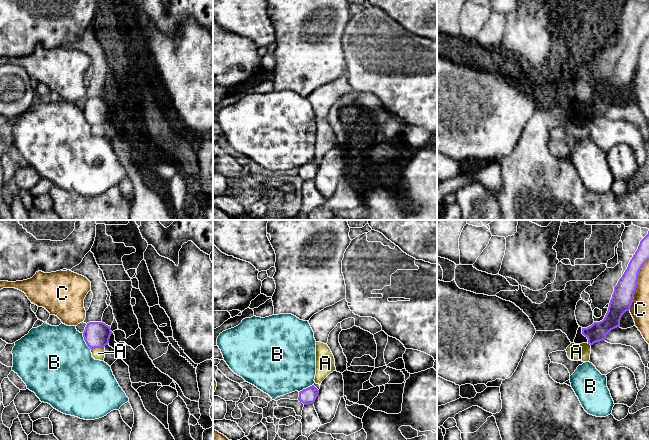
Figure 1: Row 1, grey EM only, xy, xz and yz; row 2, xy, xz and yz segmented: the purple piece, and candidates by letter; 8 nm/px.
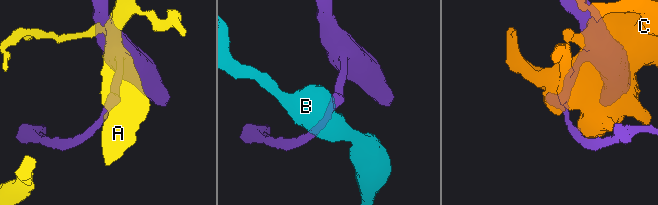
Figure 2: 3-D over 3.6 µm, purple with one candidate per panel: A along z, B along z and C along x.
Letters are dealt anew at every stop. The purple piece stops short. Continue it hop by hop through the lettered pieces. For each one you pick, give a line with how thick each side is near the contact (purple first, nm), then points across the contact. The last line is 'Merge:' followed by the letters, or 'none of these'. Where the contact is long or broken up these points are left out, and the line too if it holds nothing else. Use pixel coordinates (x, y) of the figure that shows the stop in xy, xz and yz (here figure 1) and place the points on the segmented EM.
Merge: none of these

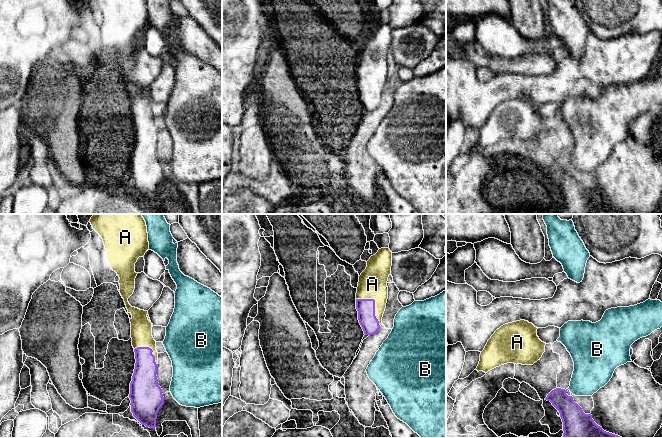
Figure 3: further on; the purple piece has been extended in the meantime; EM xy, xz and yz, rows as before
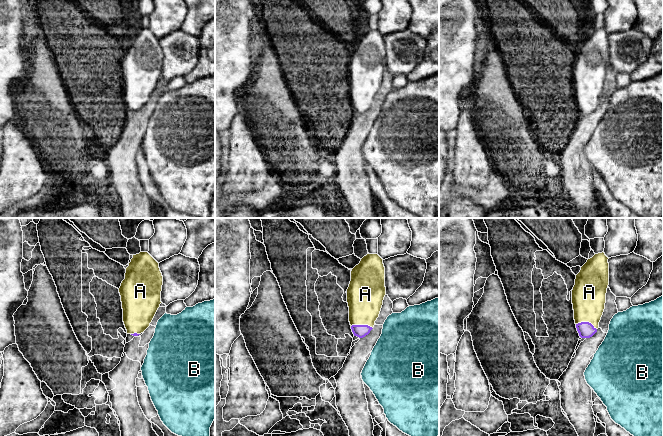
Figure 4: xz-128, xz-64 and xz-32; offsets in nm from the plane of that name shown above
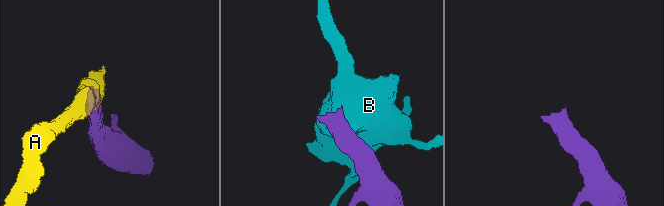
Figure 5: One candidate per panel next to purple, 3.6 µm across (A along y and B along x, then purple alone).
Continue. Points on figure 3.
A: 140/220 nm | across xz (366, 307), (369, 304), (374, 304), (372, 284)
Merge: A

